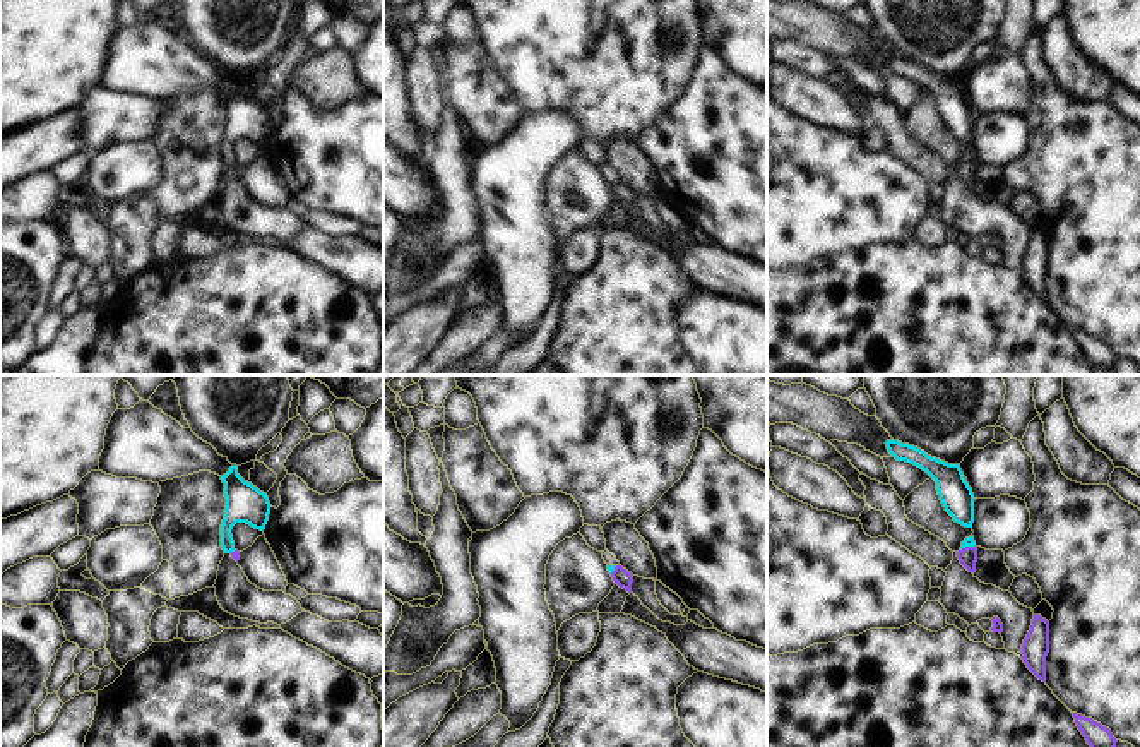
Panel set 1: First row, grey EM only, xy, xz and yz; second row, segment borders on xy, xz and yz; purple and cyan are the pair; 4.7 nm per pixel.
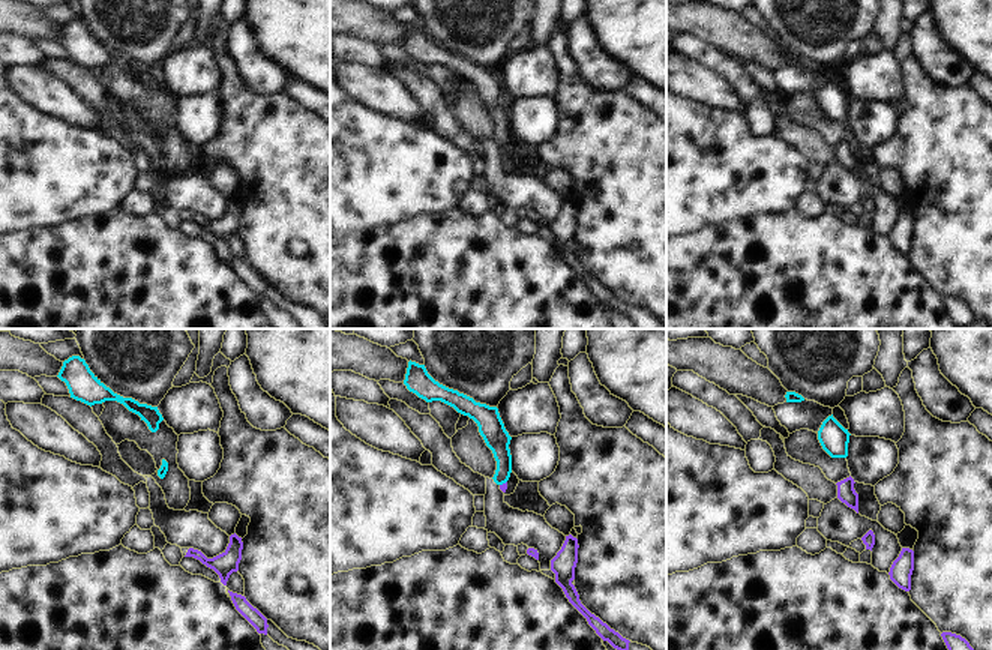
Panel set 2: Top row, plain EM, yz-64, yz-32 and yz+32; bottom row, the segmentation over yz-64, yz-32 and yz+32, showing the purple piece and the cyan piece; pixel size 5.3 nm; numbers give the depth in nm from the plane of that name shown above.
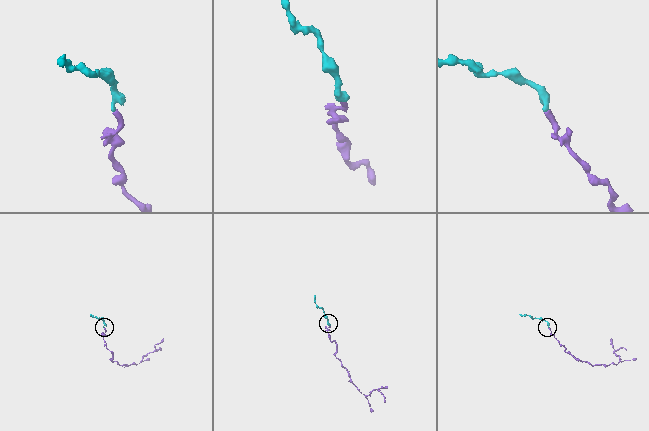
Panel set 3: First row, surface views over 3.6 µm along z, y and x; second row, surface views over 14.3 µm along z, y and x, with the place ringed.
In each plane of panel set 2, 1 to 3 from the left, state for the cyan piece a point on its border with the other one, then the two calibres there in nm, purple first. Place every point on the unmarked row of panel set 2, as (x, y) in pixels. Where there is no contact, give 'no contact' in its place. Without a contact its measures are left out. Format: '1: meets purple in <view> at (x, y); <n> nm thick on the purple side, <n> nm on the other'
1: no contact
2: meets purple in yz-32 at (503, 147); 40 nm thick on the purple side, 140 nm on the other
3: no contact

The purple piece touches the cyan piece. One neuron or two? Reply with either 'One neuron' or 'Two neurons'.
One neuron.

